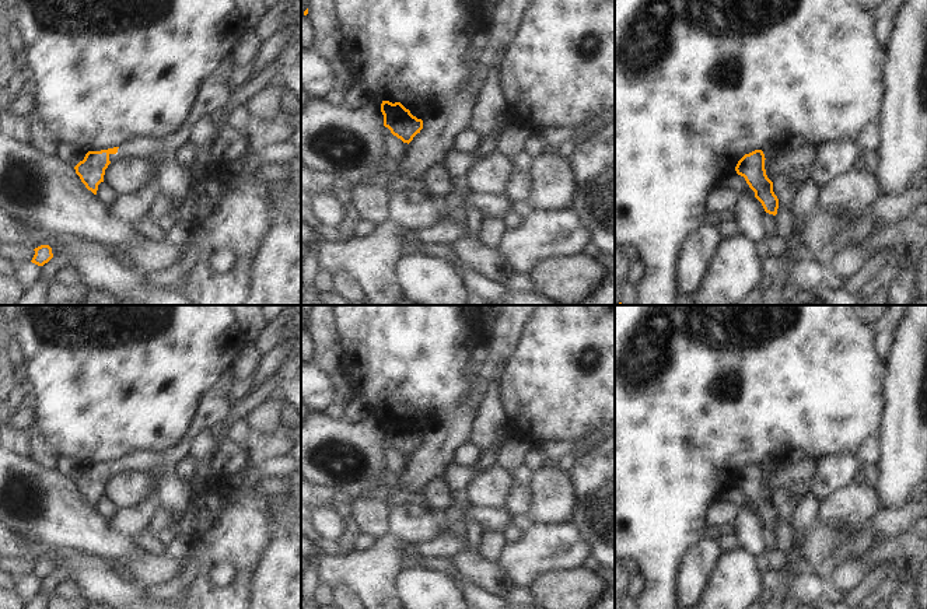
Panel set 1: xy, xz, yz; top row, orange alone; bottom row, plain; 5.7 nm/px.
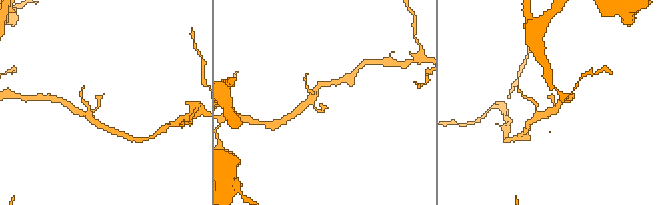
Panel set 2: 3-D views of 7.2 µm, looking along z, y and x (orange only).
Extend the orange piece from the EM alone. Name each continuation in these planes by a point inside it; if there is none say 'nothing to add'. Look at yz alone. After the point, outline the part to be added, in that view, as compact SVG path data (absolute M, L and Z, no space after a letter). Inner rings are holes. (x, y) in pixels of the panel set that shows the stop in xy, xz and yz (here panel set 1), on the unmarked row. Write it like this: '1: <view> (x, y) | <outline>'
nothing to add

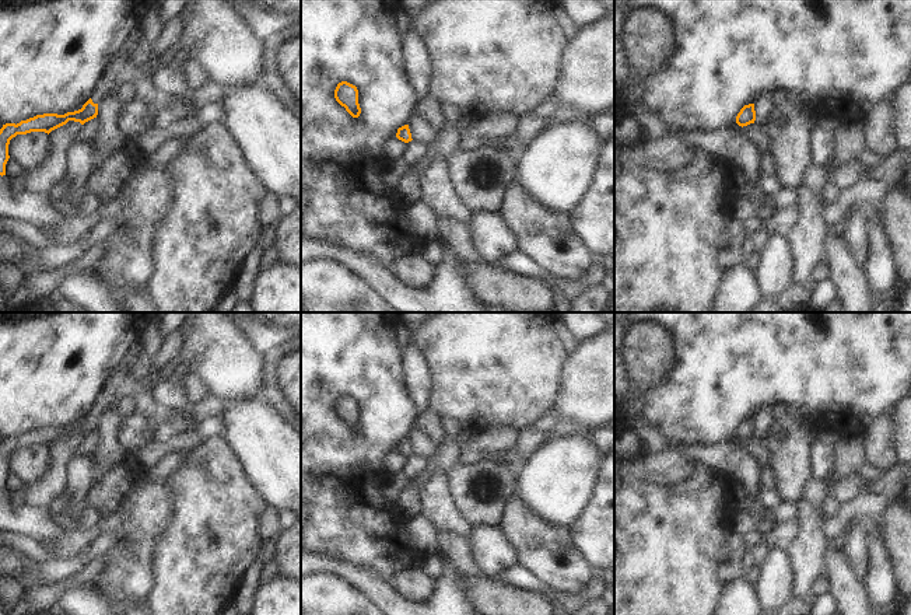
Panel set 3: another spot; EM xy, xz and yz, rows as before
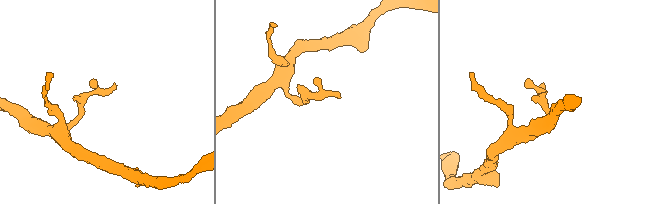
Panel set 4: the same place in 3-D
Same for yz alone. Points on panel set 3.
nothing to add

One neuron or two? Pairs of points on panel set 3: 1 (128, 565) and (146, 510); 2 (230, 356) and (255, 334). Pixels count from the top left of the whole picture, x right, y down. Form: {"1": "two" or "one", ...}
{"1": "one", "2": "two"}

